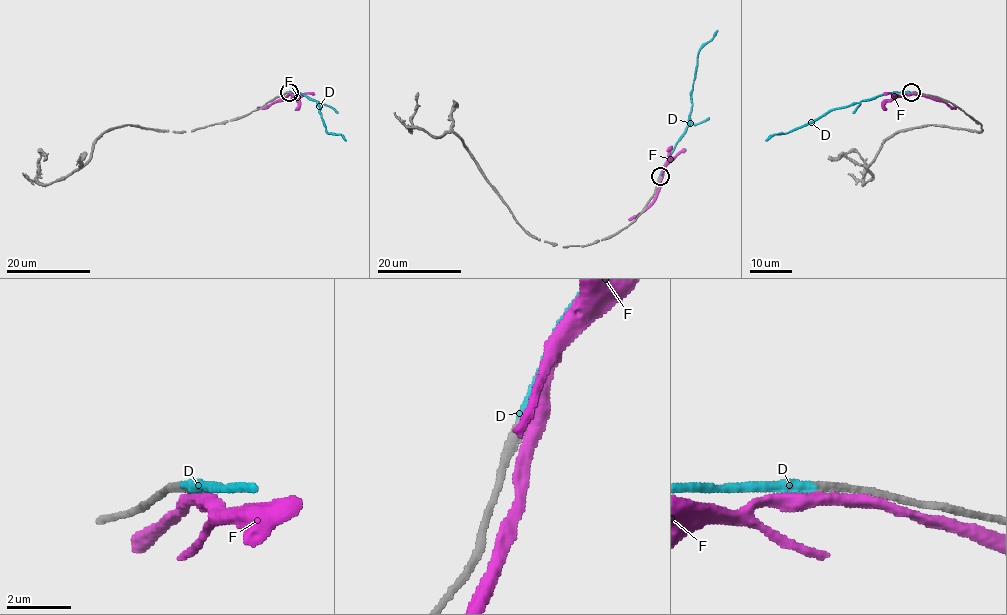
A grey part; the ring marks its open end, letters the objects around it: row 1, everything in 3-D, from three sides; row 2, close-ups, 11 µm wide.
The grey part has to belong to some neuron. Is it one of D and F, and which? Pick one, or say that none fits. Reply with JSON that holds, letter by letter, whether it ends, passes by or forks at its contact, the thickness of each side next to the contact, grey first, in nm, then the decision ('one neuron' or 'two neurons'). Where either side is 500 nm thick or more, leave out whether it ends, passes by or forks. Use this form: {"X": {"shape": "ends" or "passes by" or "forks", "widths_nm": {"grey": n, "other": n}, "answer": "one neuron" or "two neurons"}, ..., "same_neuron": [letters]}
{"D": {"shape": "ends", "widths_nm": {"grey": 400, "other": 360}, "answer": "one neuron"}, "F": {"shape": "passes by", "widths_nm": {"grey": 400, "other": 400}, "answer": "two neurons"}, "same_neuron": ["D"]}

